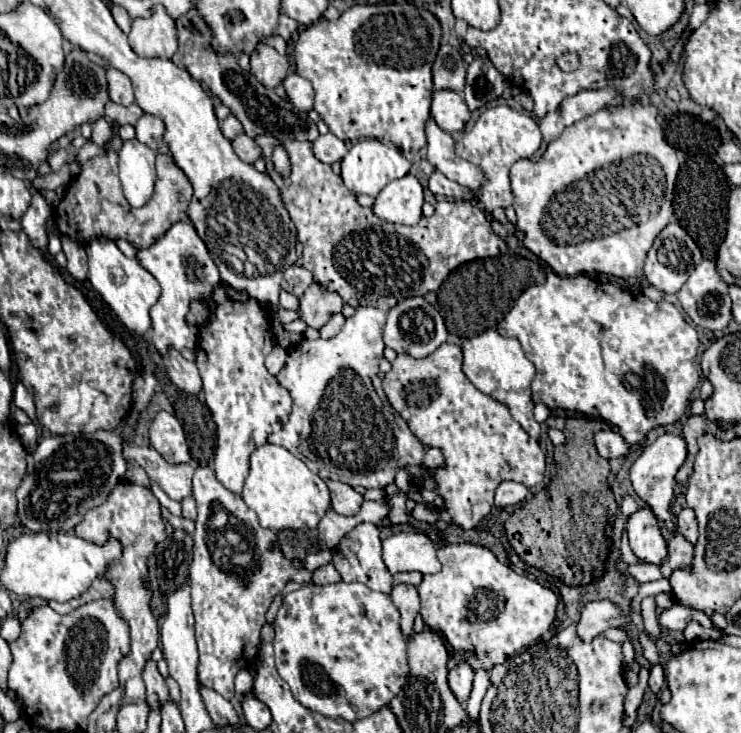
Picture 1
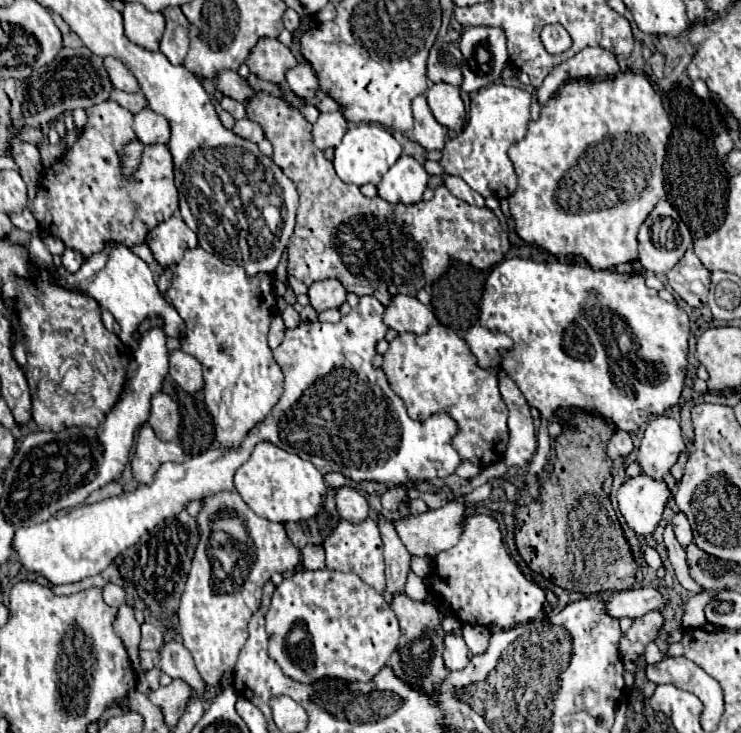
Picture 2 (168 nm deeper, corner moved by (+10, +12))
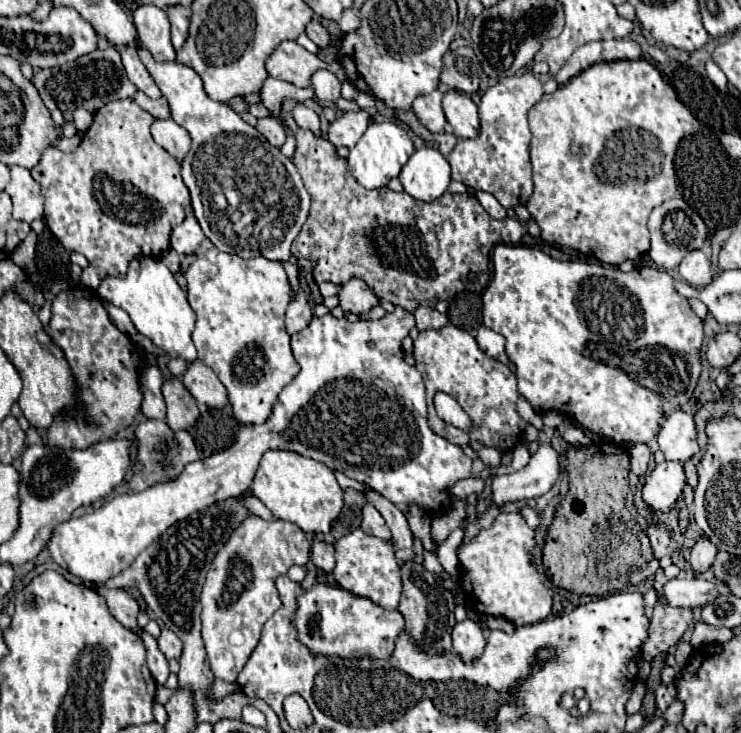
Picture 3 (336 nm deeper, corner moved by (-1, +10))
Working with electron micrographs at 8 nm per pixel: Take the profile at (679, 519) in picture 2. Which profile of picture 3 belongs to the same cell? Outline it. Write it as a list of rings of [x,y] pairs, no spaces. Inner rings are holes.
[[[699,536],[699,538],[697,538],[697,542],[695,542],[695,544],[693,544],[693,548],[691,548],[689,564],[693,566],[693,570],[705,572],[705,570],[709,570],[709,568],[711,568],[715,554],[717,554],[715,544],[711,544],[711,540],[709,540],[709,538]]]

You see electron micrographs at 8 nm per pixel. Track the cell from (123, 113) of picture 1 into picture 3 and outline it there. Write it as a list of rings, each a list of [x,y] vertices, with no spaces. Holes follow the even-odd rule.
[[[137,92],[137,94],[133,96],[133,100],[135,100],[143,110],[147,110],[151,116],[155,116],[155,118],[169,118],[169,106],[167,106],[167,100],[165,100],[165,98],[151,100],[151,98],[147,98],[143,92]]]

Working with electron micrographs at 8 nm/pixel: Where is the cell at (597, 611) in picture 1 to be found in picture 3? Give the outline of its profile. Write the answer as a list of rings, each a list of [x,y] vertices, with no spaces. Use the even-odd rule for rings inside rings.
[[[691,578],[691,580],[669,580],[663,590],[659,592],[659,598],[663,598],[669,606],[677,608],[697,608],[713,602],[719,596],[719,582]]]

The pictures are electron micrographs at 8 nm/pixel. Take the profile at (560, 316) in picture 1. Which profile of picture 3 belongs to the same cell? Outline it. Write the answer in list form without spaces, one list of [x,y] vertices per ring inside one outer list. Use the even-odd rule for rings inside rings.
[[[499,244],[499,246],[495,246],[495,250],[493,250],[493,278],[489,282],[489,288],[483,294],[483,324],[487,328],[499,332],[505,338],[505,352],[507,352],[509,360],[517,366],[515,374],[517,374],[519,392],[527,398],[527,402],[539,414],[547,412],[547,410],[557,410],[561,414],[573,416],[581,426],[589,428],[591,432],[601,434],[601,436],[609,436],[615,442],[631,442],[631,444],[643,442],[643,444],[647,444],[649,440],[655,438],[655,434],[659,430],[659,422],[665,416],[665,412],[681,408],[683,404],[687,404],[693,390],[695,390],[695,386],[697,386],[697,380],[699,380],[699,374],[701,374],[699,356],[701,356],[701,344],[703,344],[703,322],[701,322],[701,318],[689,308],[689,304],[687,304],[689,300],[679,296],[673,290],[673,278],[665,270],[643,266],[639,270],[621,272],[615,266],[601,266],[599,262],[553,260],[547,254],[535,252],[535,250],[537,250],[536,247],[525,245]],[[605,312],[615,312],[615,328],[607,326]],[[647,346],[649,348],[661,346],[663,350],[641,352]]]

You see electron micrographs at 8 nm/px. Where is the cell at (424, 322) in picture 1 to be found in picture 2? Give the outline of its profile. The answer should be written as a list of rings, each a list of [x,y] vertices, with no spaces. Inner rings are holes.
[[[396,296],[386,306],[384,322],[398,334],[424,334],[434,322],[434,314],[414,296]]]

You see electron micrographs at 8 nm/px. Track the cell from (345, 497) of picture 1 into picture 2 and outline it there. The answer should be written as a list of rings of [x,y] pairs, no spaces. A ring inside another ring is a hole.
[[[342,486],[336,490],[336,506],[344,520],[352,524],[360,524],[368,518],[368,502],[362,496],[362,492]]]

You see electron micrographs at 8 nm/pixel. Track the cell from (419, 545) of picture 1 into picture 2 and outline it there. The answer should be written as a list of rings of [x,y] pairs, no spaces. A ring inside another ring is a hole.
[[[452,500],[438,510],[430,510],[420,516],[410,516],[406,520],[396,520],[394,524],[396,524],[396,530],[400,532],[400,538],[404,540],[404,546],[408,548],[412,556],[436,556],[438,552],[448,550],[454,544],[458,544],[468,516],[470,516],[468,504]]]

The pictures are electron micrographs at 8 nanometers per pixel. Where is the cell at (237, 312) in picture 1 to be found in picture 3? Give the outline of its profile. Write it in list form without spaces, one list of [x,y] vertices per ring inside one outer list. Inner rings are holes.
[[[209,248],[197,256],[197,260],[185,272],[185,278],[187,300],[191,310],[197,314],[193,342],[197,346],[199,360],[205,362],[227,388],[233,418],[241,424],[263,424],[271,416],[279,392],[299,372],[299,366],[291,354],[289,334],[285,332],[285,310],[291,300],[291,286],[281,262],[271,262],[263,256],[243,260],[217,248]]]

